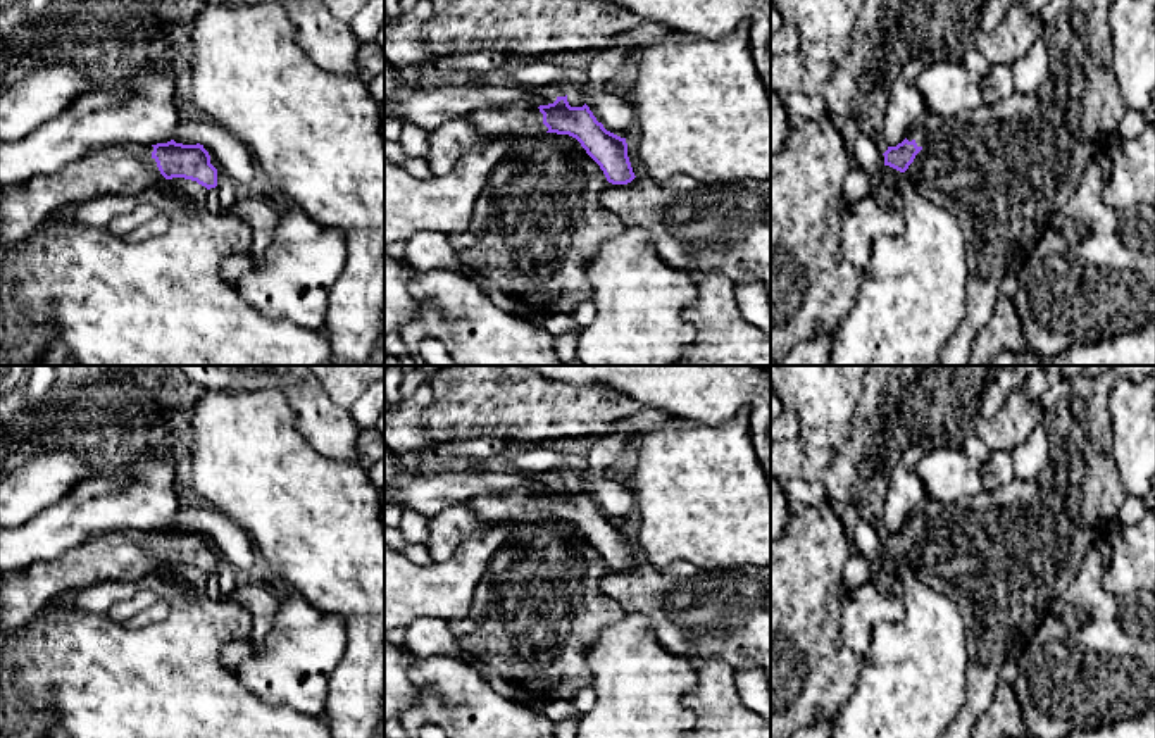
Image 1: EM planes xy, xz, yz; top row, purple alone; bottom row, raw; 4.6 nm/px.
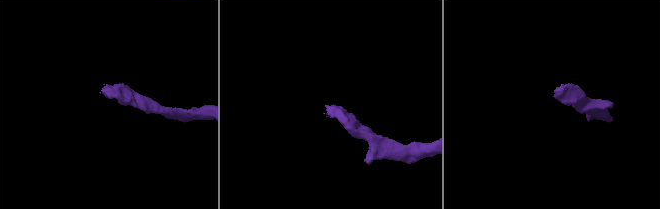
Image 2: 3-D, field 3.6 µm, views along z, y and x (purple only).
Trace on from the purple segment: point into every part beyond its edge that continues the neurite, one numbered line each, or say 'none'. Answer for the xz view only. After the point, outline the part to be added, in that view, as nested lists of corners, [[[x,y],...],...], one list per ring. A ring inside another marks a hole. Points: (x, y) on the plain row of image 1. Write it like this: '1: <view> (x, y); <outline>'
1: xz (518, 507); [[[496,491],[472,498],[465,505],[486,524],[510,522],[517,526],[548,517],[540,495],[529,491]]]

